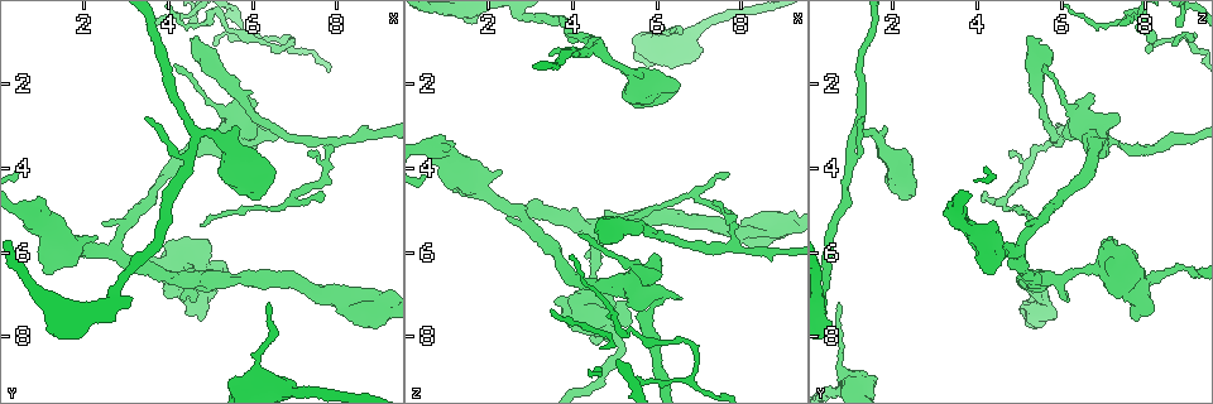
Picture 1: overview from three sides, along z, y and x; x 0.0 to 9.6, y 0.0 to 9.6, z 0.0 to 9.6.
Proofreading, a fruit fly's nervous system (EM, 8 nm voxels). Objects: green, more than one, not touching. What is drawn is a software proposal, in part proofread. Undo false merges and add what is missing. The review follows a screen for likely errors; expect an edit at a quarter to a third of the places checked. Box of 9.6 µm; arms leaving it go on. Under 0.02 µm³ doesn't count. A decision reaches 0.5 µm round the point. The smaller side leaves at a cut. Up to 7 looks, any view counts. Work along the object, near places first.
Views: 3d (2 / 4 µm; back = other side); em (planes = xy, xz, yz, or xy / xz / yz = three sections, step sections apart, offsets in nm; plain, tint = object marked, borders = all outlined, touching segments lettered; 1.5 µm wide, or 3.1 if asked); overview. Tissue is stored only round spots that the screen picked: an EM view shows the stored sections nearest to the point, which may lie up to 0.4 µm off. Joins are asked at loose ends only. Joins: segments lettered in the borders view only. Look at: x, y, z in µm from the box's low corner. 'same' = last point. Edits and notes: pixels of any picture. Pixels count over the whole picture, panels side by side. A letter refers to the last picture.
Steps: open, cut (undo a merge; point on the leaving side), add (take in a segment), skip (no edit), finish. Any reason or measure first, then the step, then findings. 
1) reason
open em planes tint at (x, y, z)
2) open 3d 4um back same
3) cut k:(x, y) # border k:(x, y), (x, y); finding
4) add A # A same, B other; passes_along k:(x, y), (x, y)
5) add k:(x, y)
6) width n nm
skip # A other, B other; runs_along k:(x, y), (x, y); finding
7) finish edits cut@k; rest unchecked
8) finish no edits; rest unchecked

free end
open 3d 4um at (6.50, 4.00, 2.00)

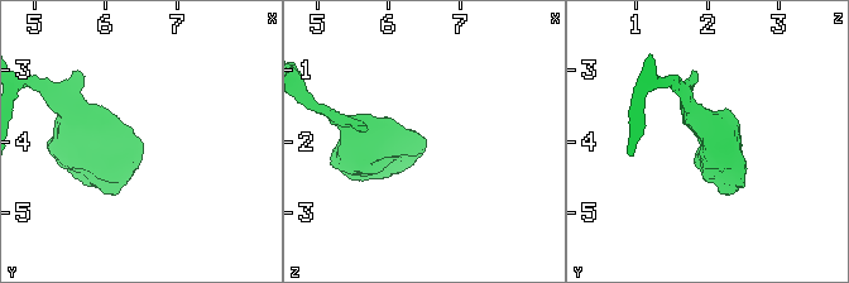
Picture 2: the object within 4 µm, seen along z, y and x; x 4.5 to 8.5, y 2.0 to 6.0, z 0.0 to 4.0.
open em xz step 4 borders at (6.50, 4.00, 2.00)

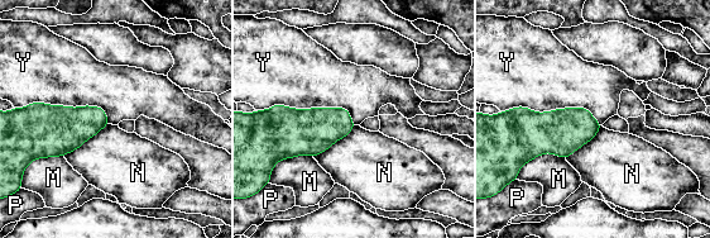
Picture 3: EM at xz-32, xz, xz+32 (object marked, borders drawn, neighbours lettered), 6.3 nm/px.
longest_contact Y 550 nm
skip # M other, N other, P other, Y other; none of them fits

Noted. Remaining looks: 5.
free end
open 3d 2um at (7.40, 3.65, 4.85)

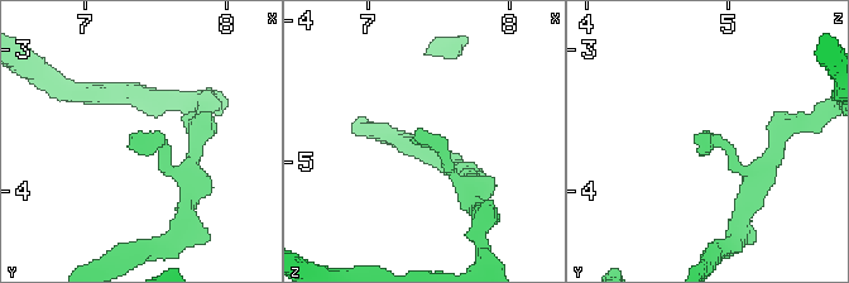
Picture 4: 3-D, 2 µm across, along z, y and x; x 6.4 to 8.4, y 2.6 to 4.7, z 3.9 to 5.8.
need the tissue
open em planes plain at (7.32, 3.68, 4.88)

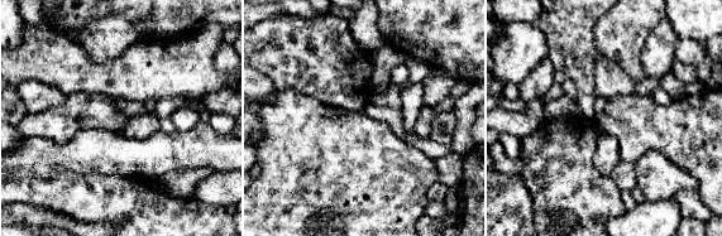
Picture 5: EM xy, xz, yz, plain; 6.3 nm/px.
open em planes borders same

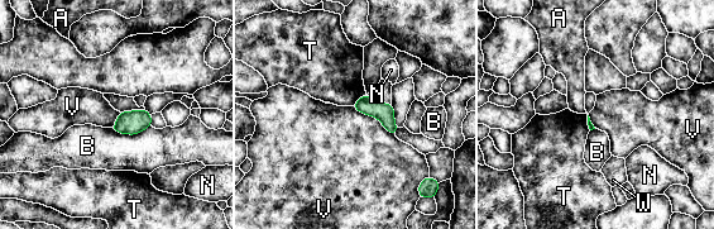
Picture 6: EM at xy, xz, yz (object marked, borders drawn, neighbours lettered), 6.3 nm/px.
skip # A other, B other, N other, T other, V other, W other; border 6:(353, 105), (373, 115), (394, 136); none of them fits

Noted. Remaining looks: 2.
thin end
open em xz step 8 borders at (3.45, 2.85, 1.30)

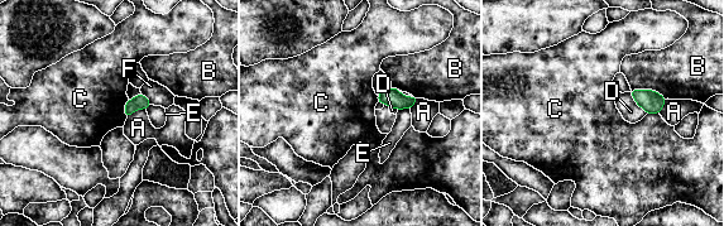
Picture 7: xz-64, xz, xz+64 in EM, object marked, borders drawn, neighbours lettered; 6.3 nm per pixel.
cut it another way
open em planes borders same

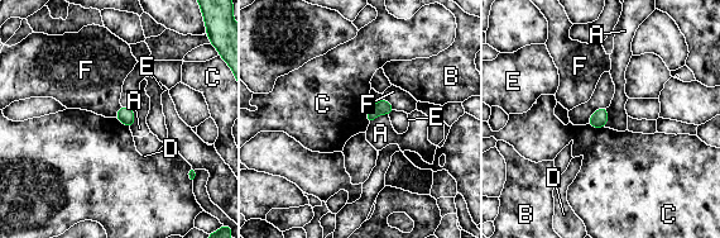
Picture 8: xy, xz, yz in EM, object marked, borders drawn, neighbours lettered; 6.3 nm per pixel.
width 80 nm
skip # A other, B other, C other, D other, E other, F other; border 8:(372, 105), (366, 113), (368, 123); none of them fits

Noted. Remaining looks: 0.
finish no edits; rest unchecked

